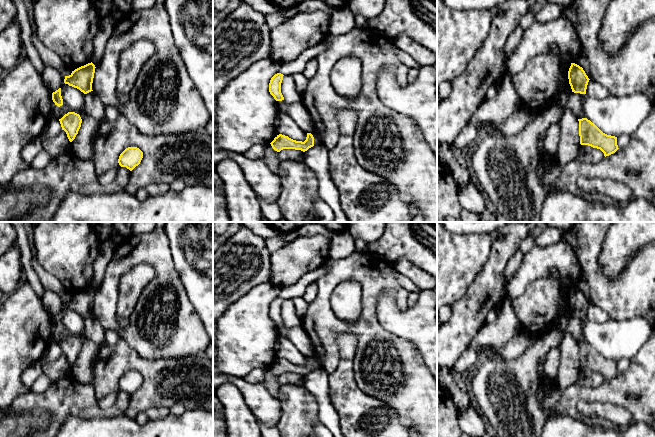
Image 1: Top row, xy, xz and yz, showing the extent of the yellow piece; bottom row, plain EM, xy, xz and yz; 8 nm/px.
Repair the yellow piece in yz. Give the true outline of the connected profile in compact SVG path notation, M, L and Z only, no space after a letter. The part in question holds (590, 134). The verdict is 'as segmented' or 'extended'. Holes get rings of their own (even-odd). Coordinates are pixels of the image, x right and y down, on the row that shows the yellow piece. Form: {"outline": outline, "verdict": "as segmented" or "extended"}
{"outline": "M587 118L578 119L580 144L600 149L604 156L615 153L619 148L617 137L603 133L594 123Z", "verdict": "as segmented"}

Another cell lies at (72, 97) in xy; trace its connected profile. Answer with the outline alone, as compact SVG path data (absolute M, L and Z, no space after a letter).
M68 84L61 85L61 96L63 105L72 108L75 111L84 109L84 93L79 89L69 86Z

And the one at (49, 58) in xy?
M32 28L32 43L37 49L42 62L49 67L58 70L65 76L71 75L72 71L63 63L61 58L52 50L48 49L37 37L36 29Z

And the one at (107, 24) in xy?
M112 16L101 18L99 30L93 39L92 63L99 62L103 58L107 41L113 33L115 24L115 19Z

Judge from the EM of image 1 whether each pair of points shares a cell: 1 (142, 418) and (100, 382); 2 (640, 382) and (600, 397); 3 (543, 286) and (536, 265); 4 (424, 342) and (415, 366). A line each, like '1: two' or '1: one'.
1: two
2: one
3: two
4: two

